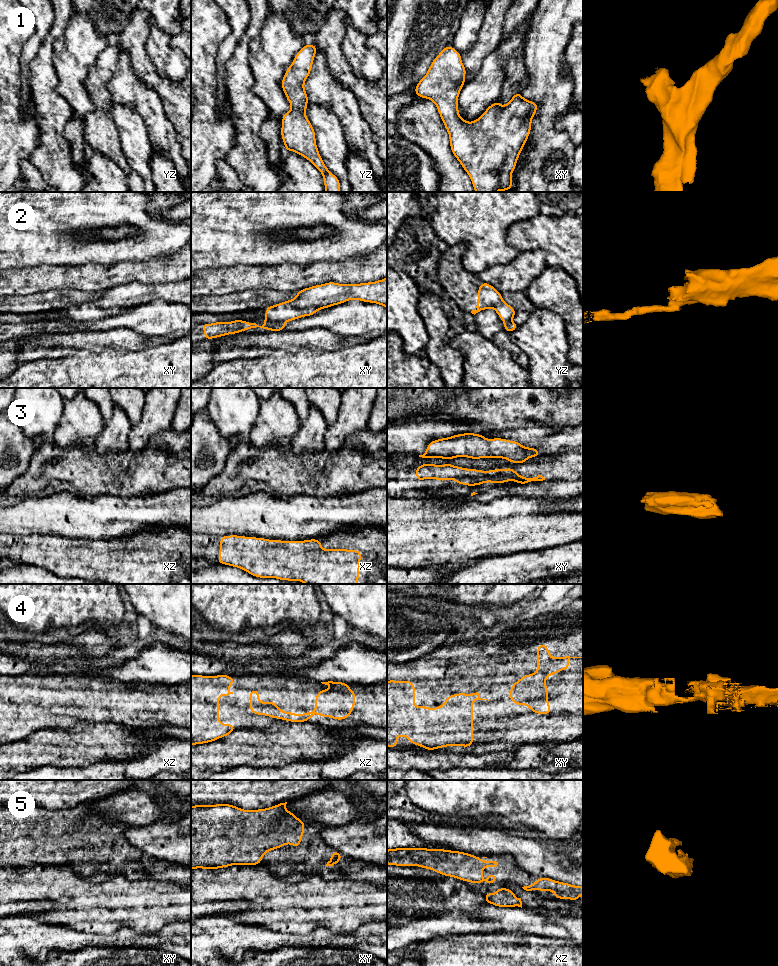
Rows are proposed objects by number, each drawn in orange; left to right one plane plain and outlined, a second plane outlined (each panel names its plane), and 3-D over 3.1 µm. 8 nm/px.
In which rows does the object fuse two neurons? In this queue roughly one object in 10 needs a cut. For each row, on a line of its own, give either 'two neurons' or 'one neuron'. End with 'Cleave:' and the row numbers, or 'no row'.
1: one neuron
2: two neurons
3: one neuron
4: one neuron
5: one neuron
Cleave: 2

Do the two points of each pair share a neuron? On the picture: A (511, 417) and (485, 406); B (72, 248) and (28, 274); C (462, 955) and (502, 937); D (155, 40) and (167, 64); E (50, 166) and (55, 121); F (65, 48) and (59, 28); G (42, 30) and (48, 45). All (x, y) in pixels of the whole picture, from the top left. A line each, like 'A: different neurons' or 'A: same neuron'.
A: same neuron
B: different neurons
C: same neuron
D: same neuron
E: same neuron
F: different neurons
G: different neurons

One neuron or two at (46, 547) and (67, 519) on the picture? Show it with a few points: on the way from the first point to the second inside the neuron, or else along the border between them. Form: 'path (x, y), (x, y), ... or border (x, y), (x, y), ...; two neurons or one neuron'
border (36, 534), (68, 537), (77, 540); two neurons

